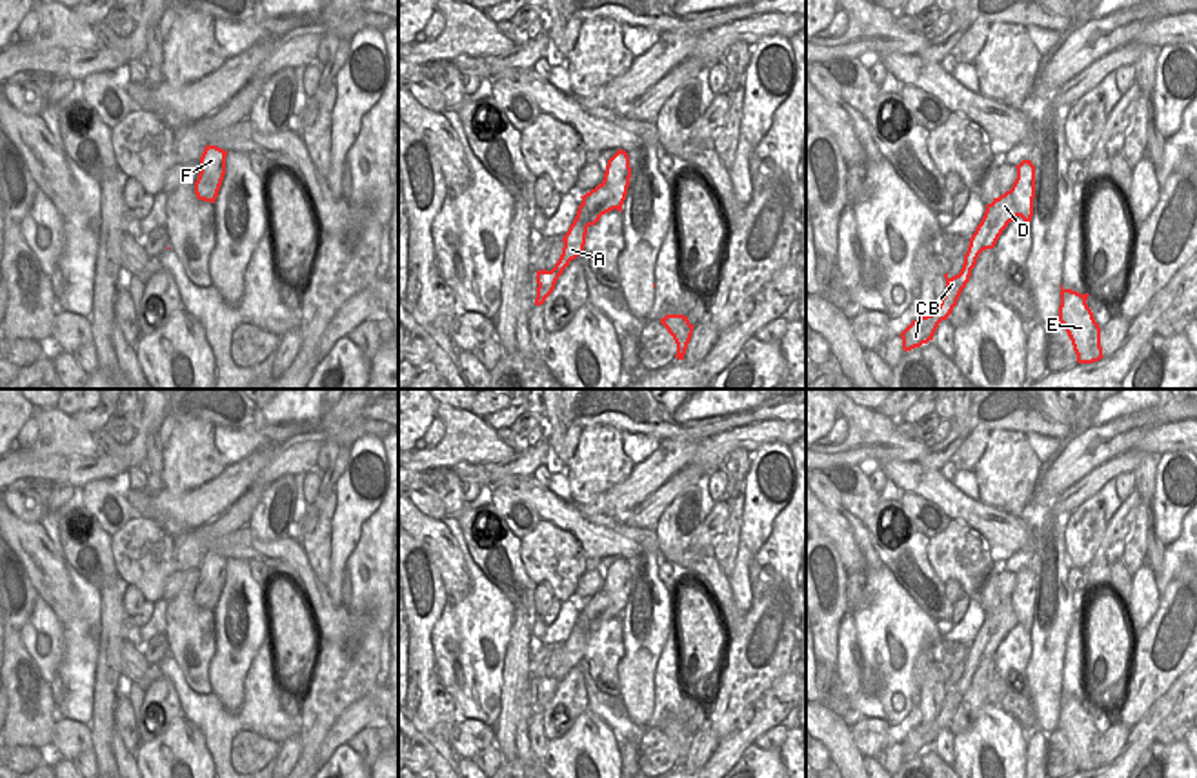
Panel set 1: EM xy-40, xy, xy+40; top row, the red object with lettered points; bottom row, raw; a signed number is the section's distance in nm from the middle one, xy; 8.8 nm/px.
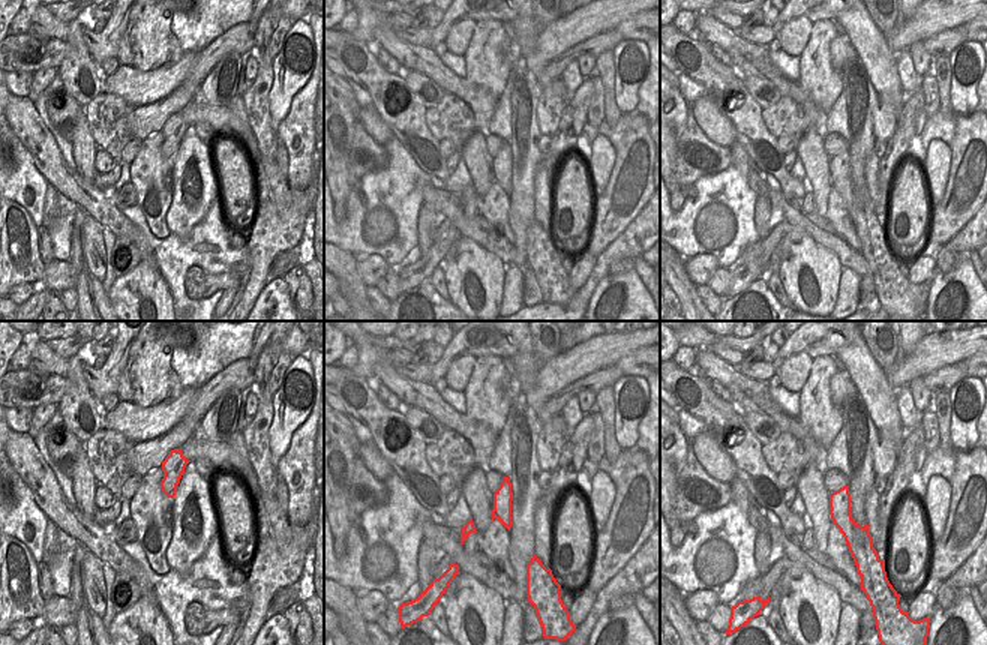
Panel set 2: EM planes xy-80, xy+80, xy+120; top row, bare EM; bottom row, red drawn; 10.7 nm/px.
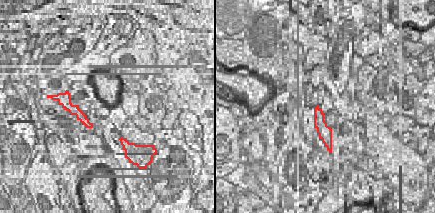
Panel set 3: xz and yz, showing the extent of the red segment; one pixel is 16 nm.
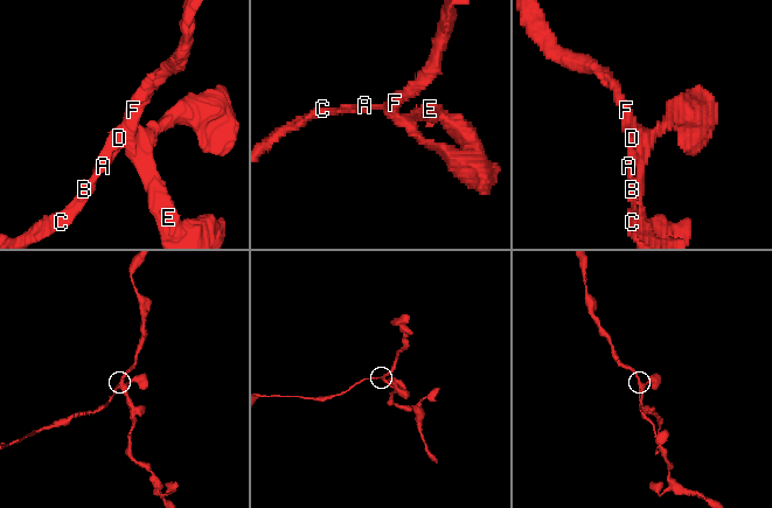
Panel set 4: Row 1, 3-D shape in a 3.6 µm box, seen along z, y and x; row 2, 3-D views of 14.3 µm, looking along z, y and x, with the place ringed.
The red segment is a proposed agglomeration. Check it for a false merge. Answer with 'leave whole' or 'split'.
split

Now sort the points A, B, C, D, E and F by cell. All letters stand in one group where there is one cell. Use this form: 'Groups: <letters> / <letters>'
Groups: A B C D / E F.

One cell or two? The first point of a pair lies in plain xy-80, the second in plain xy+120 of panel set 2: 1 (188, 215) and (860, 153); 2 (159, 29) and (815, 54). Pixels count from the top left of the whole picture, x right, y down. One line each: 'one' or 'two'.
1: one
2: one

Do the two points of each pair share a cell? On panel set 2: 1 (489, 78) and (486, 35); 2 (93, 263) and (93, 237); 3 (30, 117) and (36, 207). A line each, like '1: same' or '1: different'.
1: same
2: same
3: different

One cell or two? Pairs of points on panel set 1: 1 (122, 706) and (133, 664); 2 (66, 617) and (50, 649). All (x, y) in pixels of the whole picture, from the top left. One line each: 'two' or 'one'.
1: two
2: two

